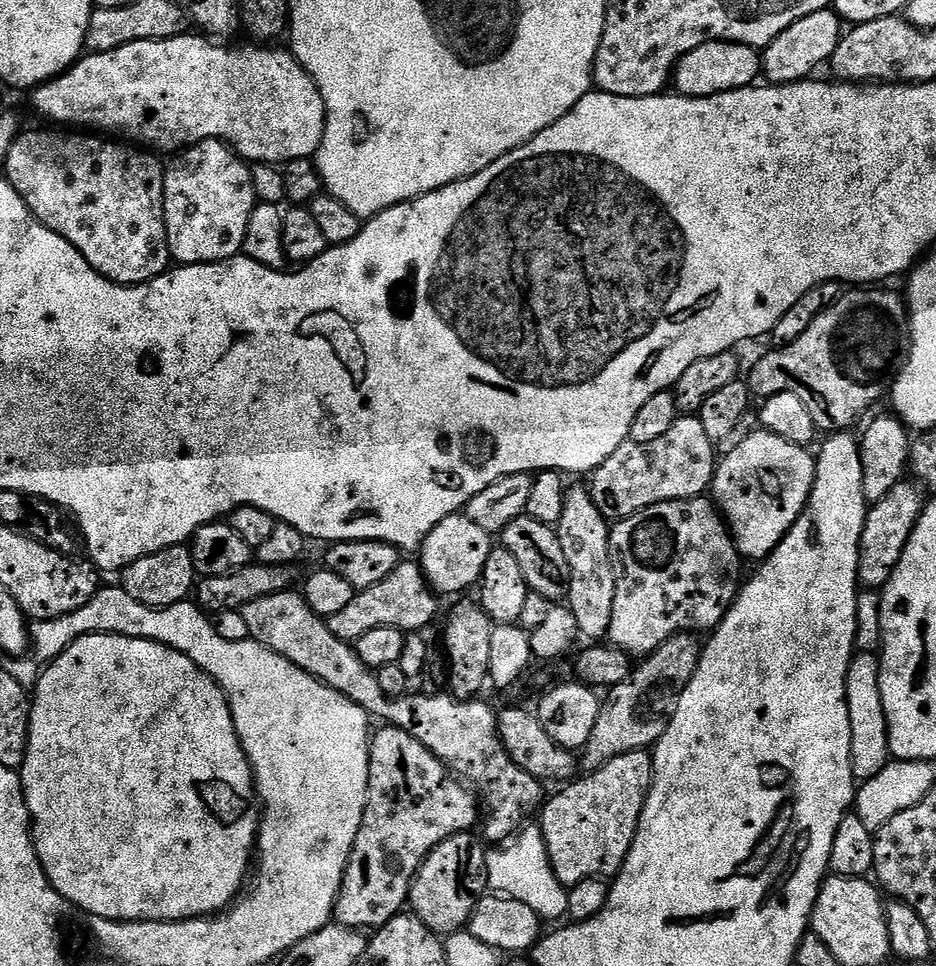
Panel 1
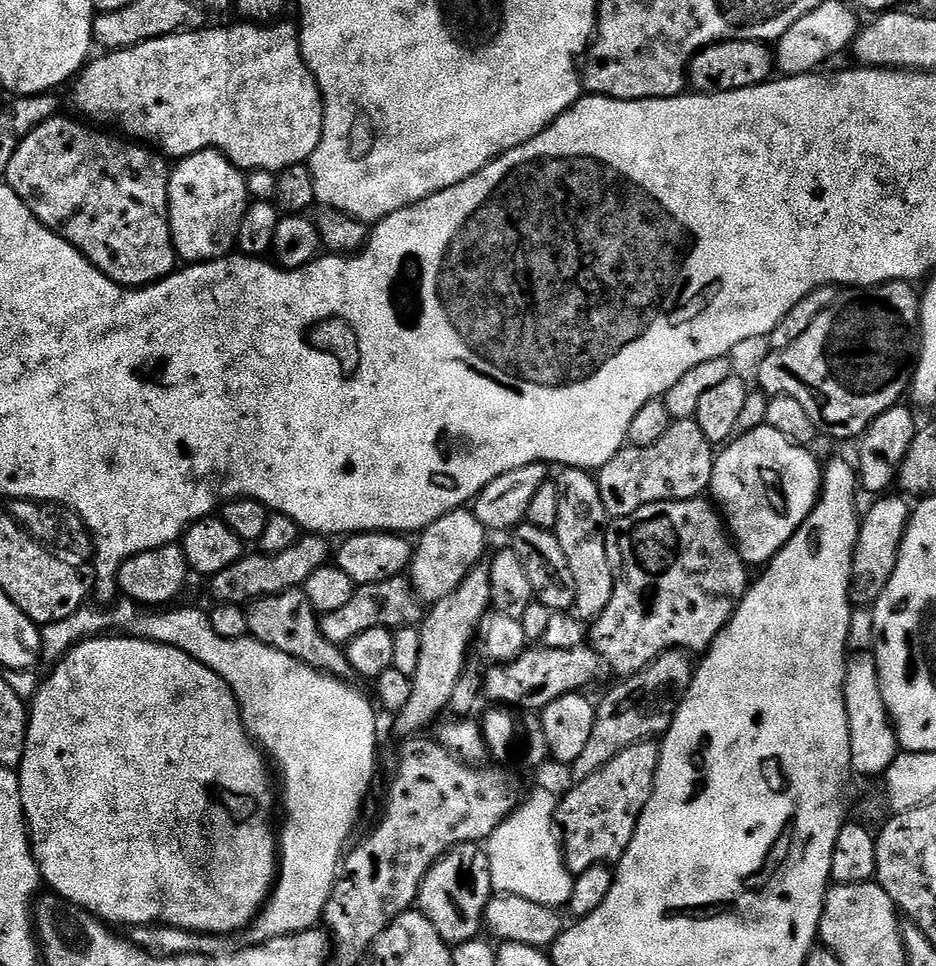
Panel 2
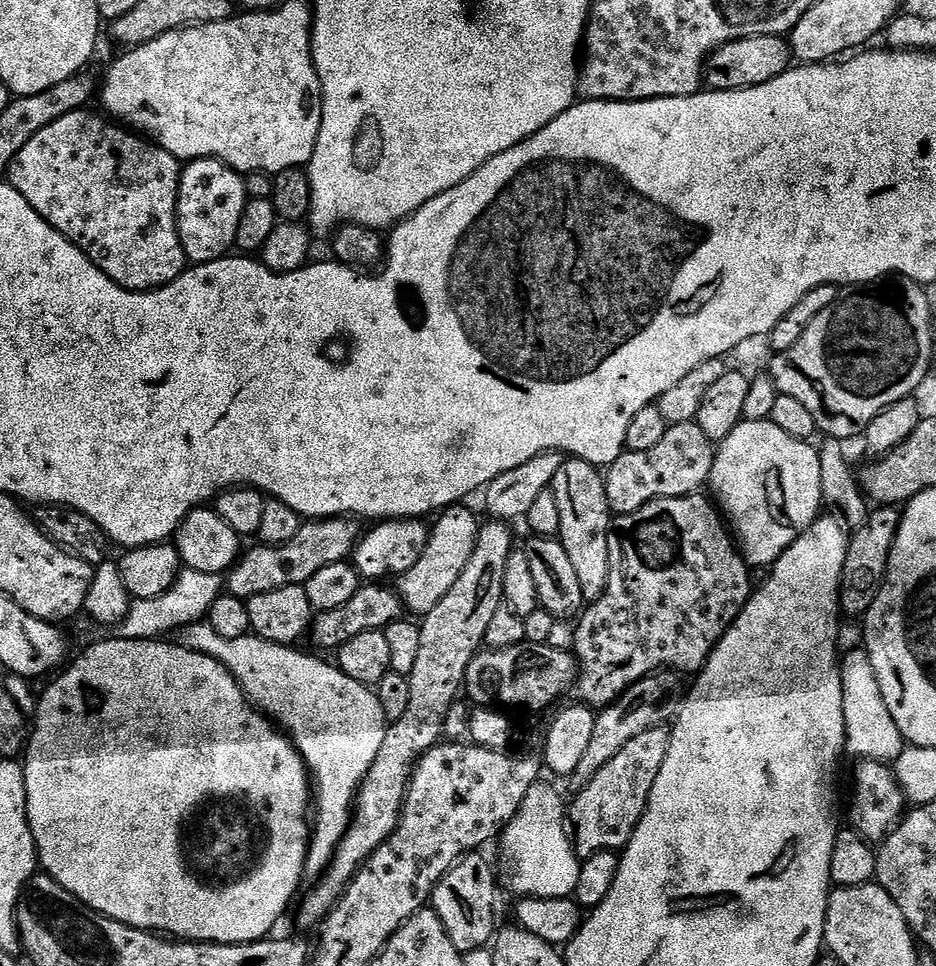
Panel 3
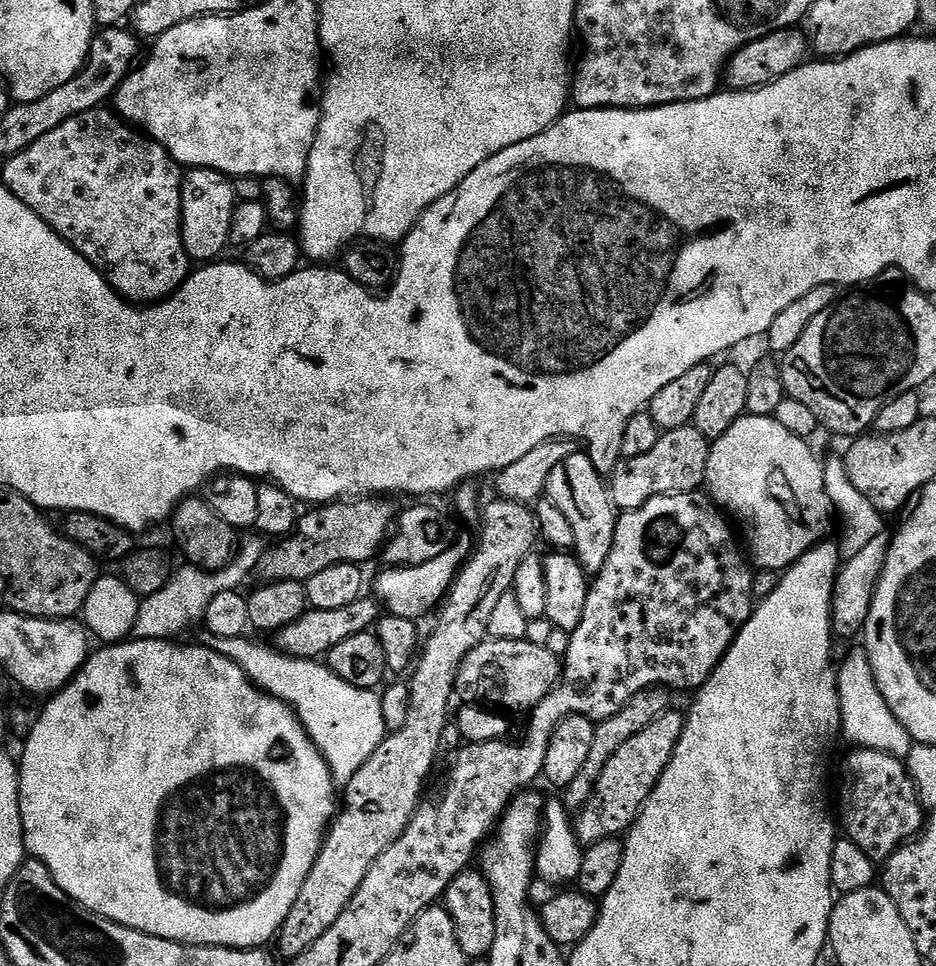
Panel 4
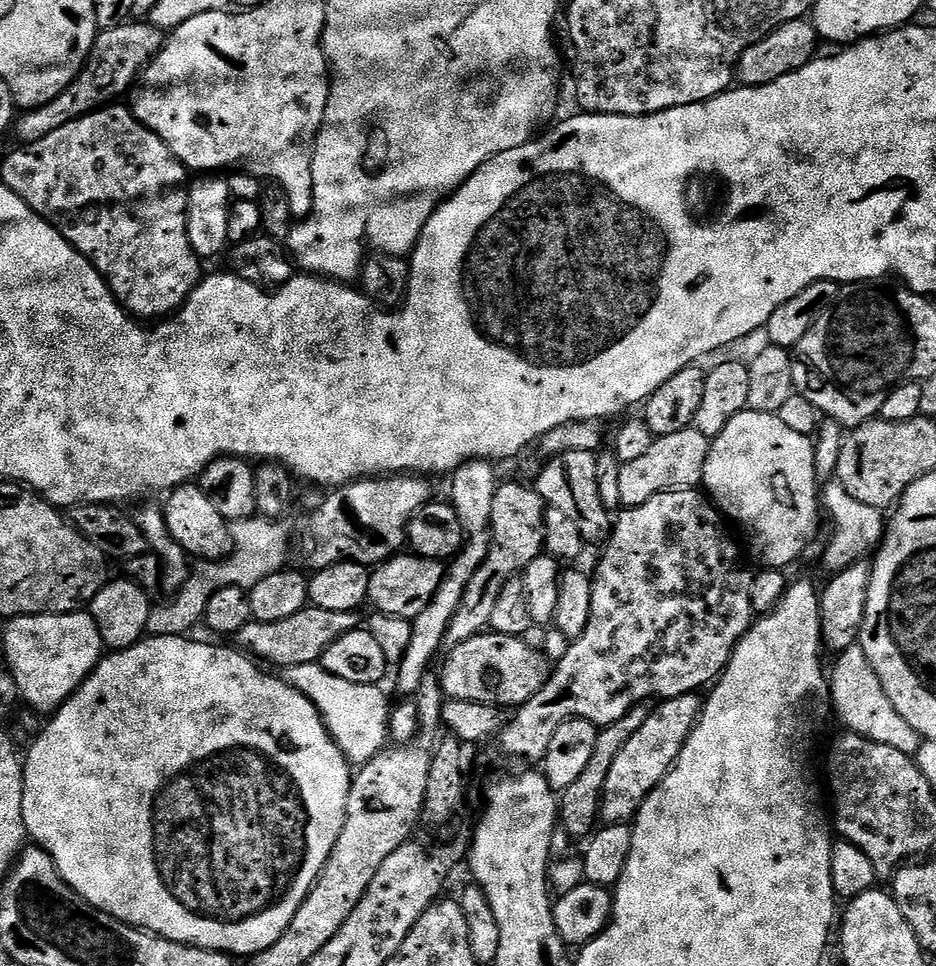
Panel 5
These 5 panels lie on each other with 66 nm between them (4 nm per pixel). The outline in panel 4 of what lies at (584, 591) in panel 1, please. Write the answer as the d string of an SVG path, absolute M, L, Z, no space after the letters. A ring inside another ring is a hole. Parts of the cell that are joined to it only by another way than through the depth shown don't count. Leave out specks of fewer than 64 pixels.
M576 451L562 466L550 474L546 485L546 496L566 514L570 526L574 526L576 561L589 574L599 574L602 566L606 566L606 558L610 558L610 550L614 546L614 530L618 519L616 503L612 501L612 493L605 477L594 466L594 462L583 451Z

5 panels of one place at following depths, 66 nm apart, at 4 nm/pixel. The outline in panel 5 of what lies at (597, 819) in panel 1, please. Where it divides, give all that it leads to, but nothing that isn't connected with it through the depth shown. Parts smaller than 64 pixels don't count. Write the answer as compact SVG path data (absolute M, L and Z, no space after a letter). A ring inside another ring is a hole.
M693 694L661 700L649 711L645 724L634 738L630 738L630 742L626 742L626 746L622 746L618 758L614 758L614 766L610 766L610 774L606 776L604 798L600 801L600 820L604 824L631 821L643 800L666 778L668 772L675 769L676 760L684 754L686 742L692 738L701 707L701 697Z

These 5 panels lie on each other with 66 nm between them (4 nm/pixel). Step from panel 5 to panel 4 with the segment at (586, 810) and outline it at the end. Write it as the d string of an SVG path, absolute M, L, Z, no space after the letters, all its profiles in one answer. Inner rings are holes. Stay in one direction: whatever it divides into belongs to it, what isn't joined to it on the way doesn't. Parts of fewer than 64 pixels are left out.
M663 686L647 688L634 694L634 698L630 698L630 702L626 702L626 706L622 706L622 710L618 714L596 724L590 755L586 757L582 770L578 770L574 782L570 782L562 792L564 807L568 809L569 813L579 813L588 804L588 799L592 797L596 789L598 778L602 778L602 770L606 766L606 762L610 762L610 758L614 758L614 754L618 754L618 749L626 746L626 742L630 742L630 738L634 738L634 734L642 734L642 730L646 730L646 726L650 726L650 722L658 722L658 718L662 718L662 714L670 711L673 707L672 696L673 693Z

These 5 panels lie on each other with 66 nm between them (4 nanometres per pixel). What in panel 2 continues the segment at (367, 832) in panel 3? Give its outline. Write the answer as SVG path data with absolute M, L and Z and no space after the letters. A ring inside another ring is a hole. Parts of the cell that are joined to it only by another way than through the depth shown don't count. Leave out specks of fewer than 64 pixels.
M481 562L470 570L470 574L466 574L462 586L458 586L454 594L442 598L427 609L426 615L418 625L422 651L421 657L418 658L418 670L412 675L414 694L410 694L406 706L402 706L402 710L394 716L396 732L400 738L423 733L420 731L427 724L435 725L441 719L440 714L445 713L458 680L469 665L468 647L475 636L477 639L478 629L483 625L491 608L492 591L488 564Z

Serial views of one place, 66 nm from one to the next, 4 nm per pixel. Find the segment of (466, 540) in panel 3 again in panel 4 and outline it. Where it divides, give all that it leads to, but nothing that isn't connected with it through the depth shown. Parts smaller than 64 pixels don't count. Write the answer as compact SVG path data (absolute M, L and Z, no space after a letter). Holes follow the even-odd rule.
M460 538L446 550L446 554L438 554L438 558L430 562L422 562L422 566L385 567L384 573L376 580L375 599L380 601L389 616L410 618L417 622L423 621L422 618L427 612L435 613L441 607L442 601L451 592L456 577L459 576L469 556L470 544L468 548L467 542Z

